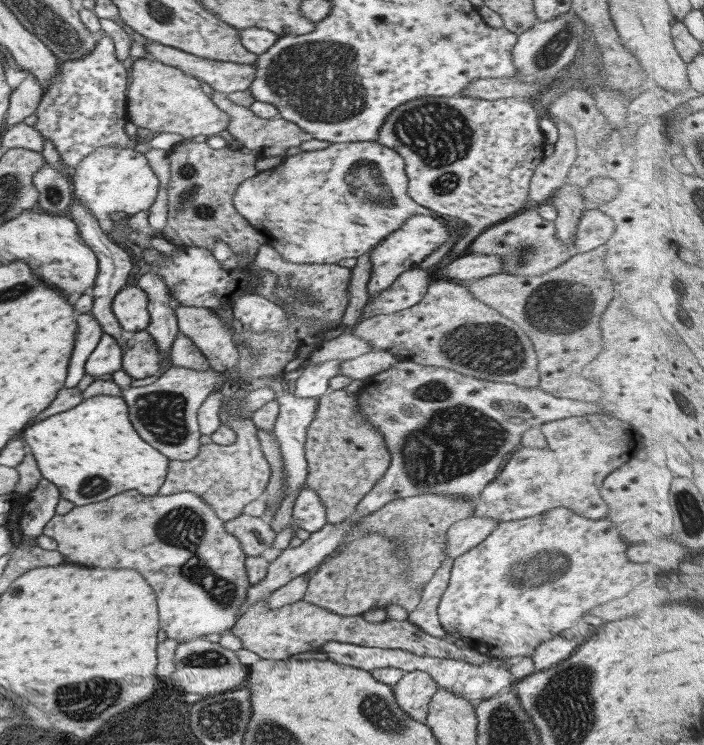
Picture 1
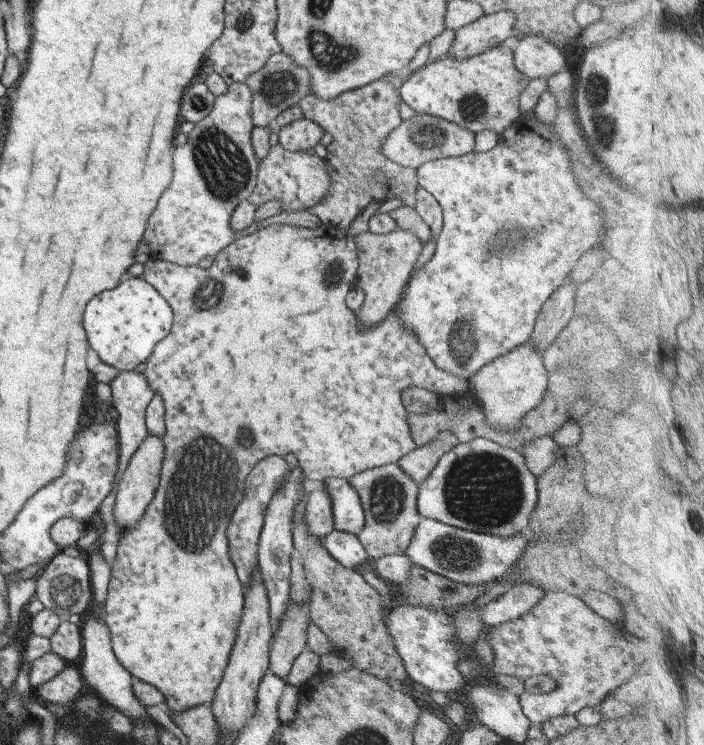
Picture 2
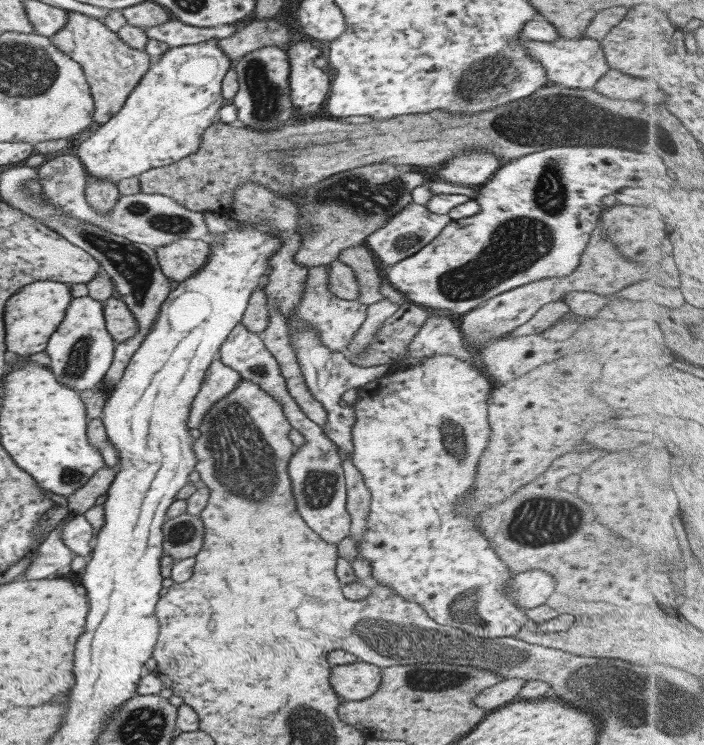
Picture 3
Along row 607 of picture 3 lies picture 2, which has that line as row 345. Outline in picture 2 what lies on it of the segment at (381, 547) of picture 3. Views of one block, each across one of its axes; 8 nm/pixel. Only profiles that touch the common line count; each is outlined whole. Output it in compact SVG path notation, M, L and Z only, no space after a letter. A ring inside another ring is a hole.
M532 115L523 118L521 123L516 122L513 126L505 128L498 136L495 146L487 152L471 151L469 154L457 158L439 158L427 161L416 169L420 188L435 198L441 208L441 230L435 240L435 250L431 258L421 268L417 268L413 274L410 274L401 292L403 296L401 296L401 302L397 304L399 306L397 312L399 312L398 318L402 323L402 328L407 333L414 335L436 368L468 380L475 372L495 358L528 341L543 302L566 281L566 276L571 272L571 268L579 256L583 252L587 252L589 248L595 247L599 236L605 234L601 230L605 230L607 226L601 212L599 212L599 206L595 202L591 202L583 194L583 190L577 186L575 176L569 166L570 159L574 159L574 154L567 152L563 141L555 136L554 126L543 124Z

